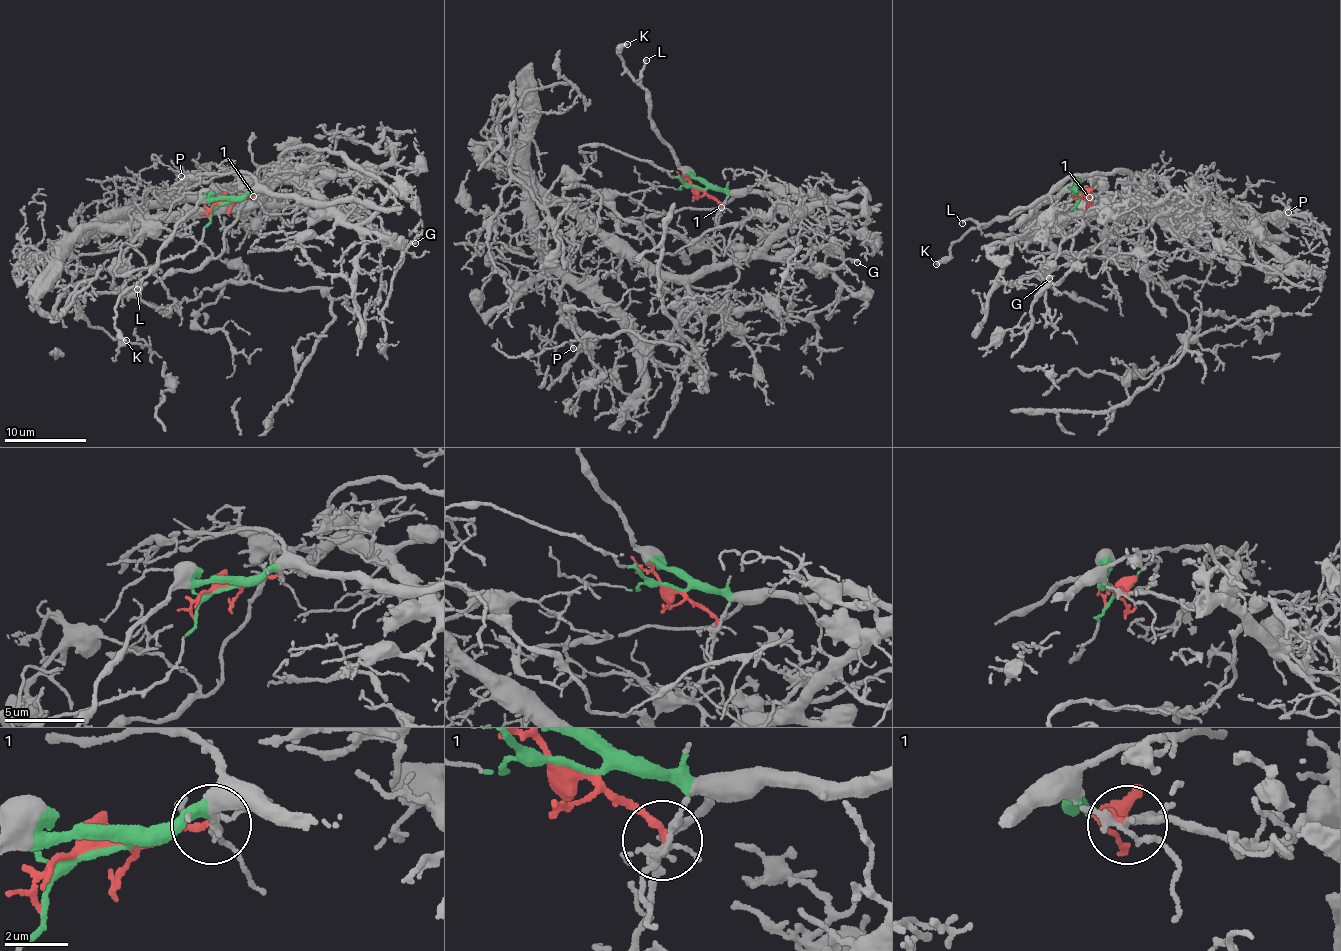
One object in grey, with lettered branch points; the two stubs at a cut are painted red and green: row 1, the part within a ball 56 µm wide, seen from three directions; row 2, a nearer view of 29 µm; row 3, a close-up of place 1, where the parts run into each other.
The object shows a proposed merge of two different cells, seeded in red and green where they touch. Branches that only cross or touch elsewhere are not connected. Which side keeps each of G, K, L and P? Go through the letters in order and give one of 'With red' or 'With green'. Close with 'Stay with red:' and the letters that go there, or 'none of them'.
G: With red
K: With green
L: With green
P: With red
Stay with red: G, P

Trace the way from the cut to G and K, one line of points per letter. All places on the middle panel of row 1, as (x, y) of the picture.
G: (697, 187), (721, 205), (710, 240), (719, 262), (751, 259), (786, 234), (811, 244), (807, 262), (857, 262)
K: (697, 187), (705, 188), (678, 163), (652, 122), (648, 91), (622, 60), (616, 47), (627, 44)

